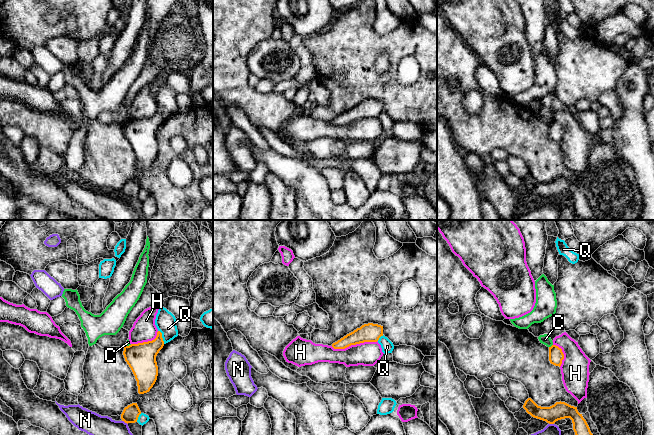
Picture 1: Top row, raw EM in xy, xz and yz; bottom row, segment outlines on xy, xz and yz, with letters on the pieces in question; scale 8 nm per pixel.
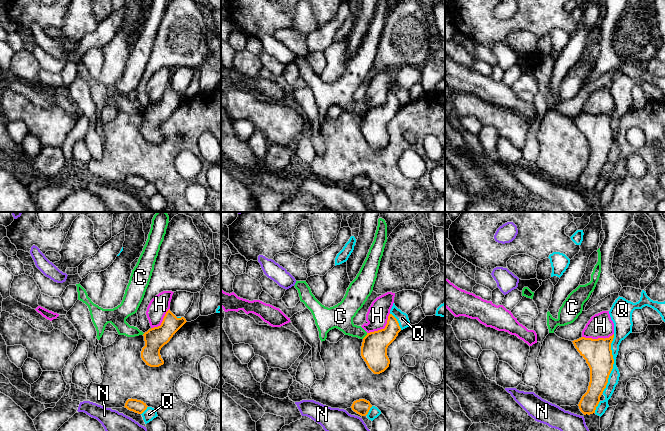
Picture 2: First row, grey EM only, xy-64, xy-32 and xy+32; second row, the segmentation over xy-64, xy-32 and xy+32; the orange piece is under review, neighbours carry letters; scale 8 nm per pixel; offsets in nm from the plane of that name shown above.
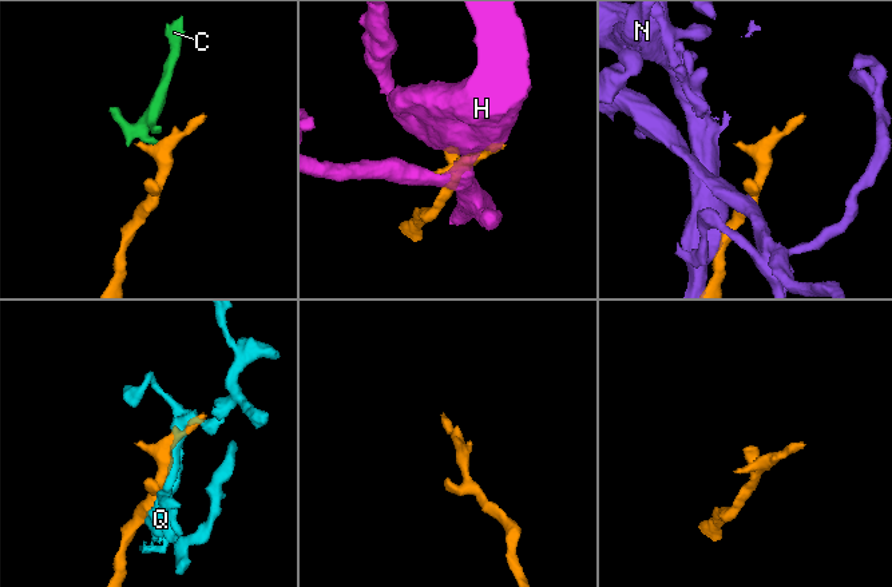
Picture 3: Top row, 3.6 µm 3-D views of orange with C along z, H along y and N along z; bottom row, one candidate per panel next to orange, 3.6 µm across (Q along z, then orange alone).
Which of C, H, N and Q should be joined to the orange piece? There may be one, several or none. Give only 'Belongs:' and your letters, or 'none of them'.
Belongs: none of them

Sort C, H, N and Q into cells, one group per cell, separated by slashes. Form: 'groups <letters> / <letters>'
groups C Q / H / N

